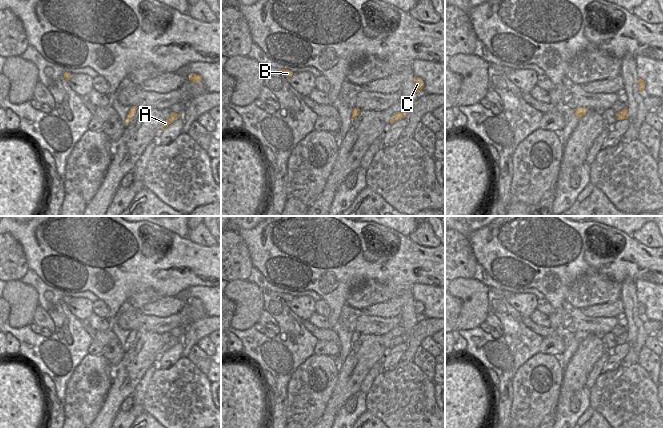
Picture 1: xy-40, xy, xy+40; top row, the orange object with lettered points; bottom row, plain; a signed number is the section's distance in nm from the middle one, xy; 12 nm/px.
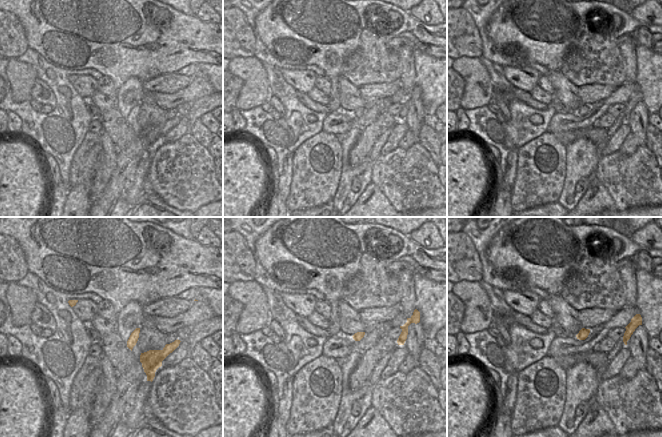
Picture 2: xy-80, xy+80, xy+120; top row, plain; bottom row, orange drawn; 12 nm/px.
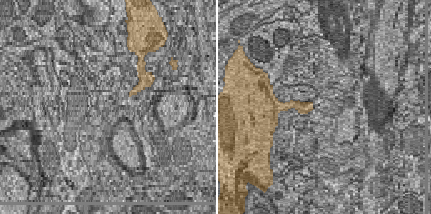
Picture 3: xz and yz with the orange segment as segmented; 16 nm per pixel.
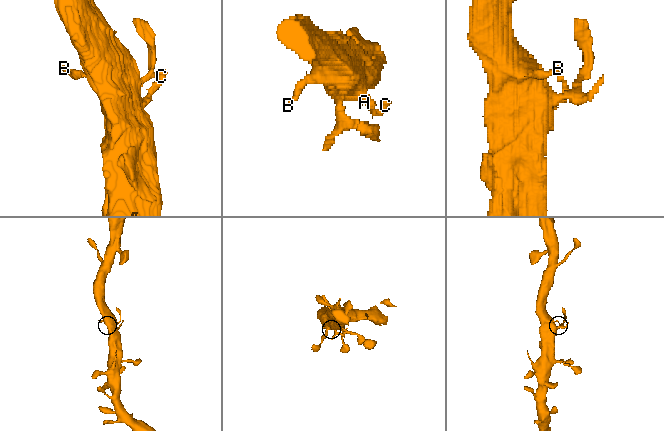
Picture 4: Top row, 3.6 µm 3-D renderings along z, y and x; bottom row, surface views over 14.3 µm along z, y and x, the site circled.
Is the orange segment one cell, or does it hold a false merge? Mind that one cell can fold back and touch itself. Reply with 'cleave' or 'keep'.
keep

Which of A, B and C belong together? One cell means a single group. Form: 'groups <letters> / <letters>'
groups A B C

